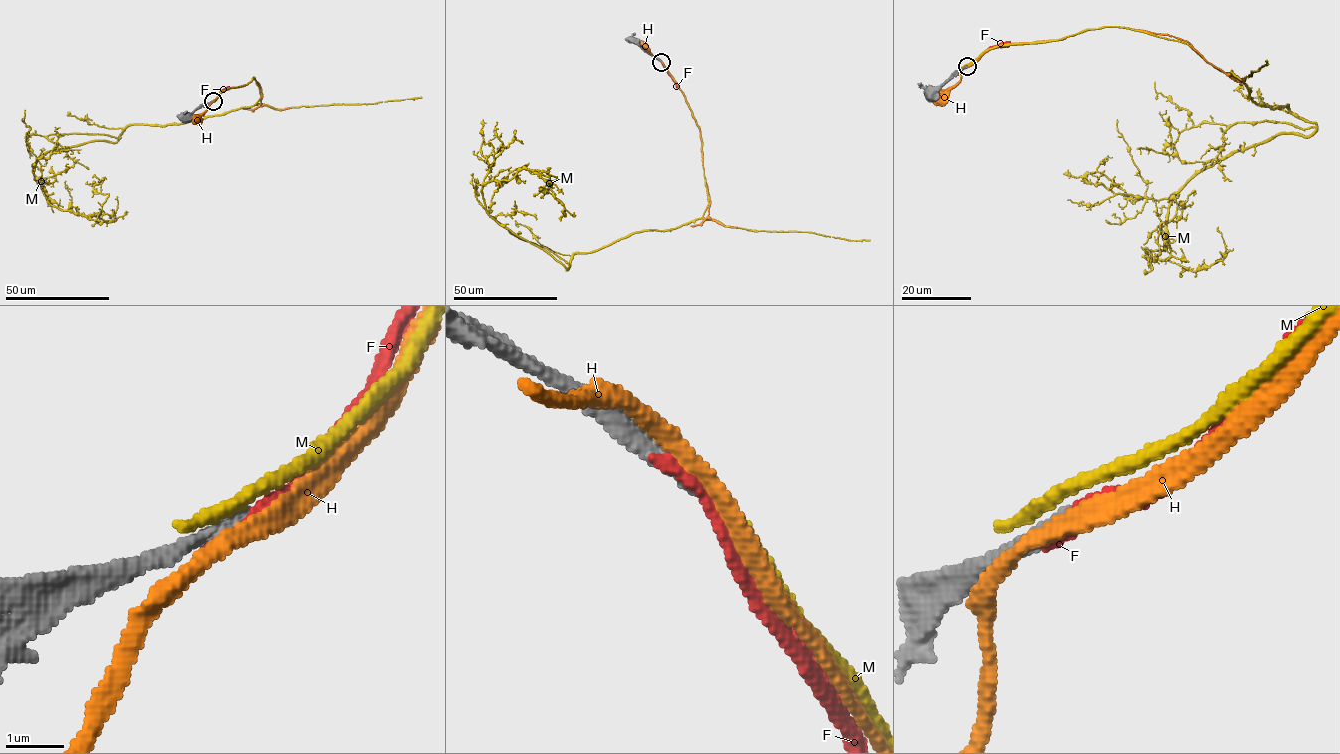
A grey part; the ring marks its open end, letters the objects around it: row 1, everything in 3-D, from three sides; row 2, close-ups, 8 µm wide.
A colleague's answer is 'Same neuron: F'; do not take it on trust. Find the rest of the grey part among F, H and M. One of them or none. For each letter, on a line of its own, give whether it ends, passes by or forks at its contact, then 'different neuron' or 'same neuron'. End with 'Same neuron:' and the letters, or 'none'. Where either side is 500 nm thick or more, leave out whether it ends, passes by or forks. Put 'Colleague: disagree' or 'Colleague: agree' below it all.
F: it ends | different neuron
H: it passes by | different neuron
M: it ends | different neuron
Same neuron: none
Colleague: disagree

